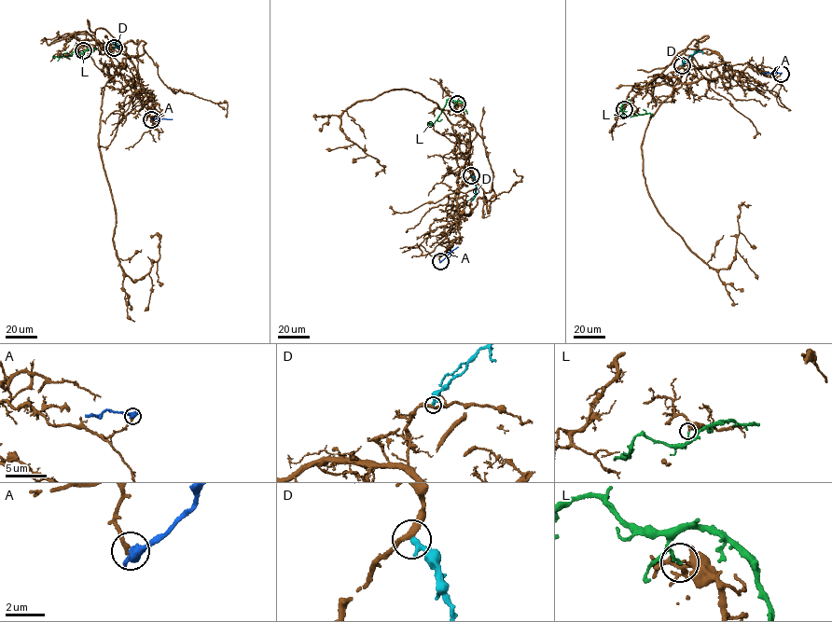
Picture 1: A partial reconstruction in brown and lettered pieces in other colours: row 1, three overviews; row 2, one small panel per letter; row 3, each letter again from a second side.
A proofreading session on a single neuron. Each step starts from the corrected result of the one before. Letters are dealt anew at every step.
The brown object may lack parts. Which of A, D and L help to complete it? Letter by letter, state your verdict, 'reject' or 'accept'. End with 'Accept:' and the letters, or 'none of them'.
A: reject
D: reject
L: reject
Accept: none of them

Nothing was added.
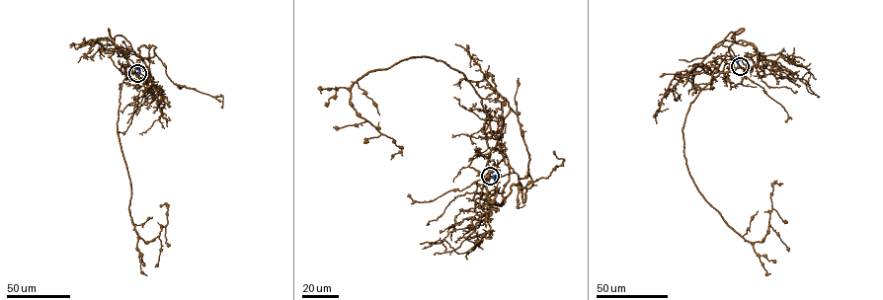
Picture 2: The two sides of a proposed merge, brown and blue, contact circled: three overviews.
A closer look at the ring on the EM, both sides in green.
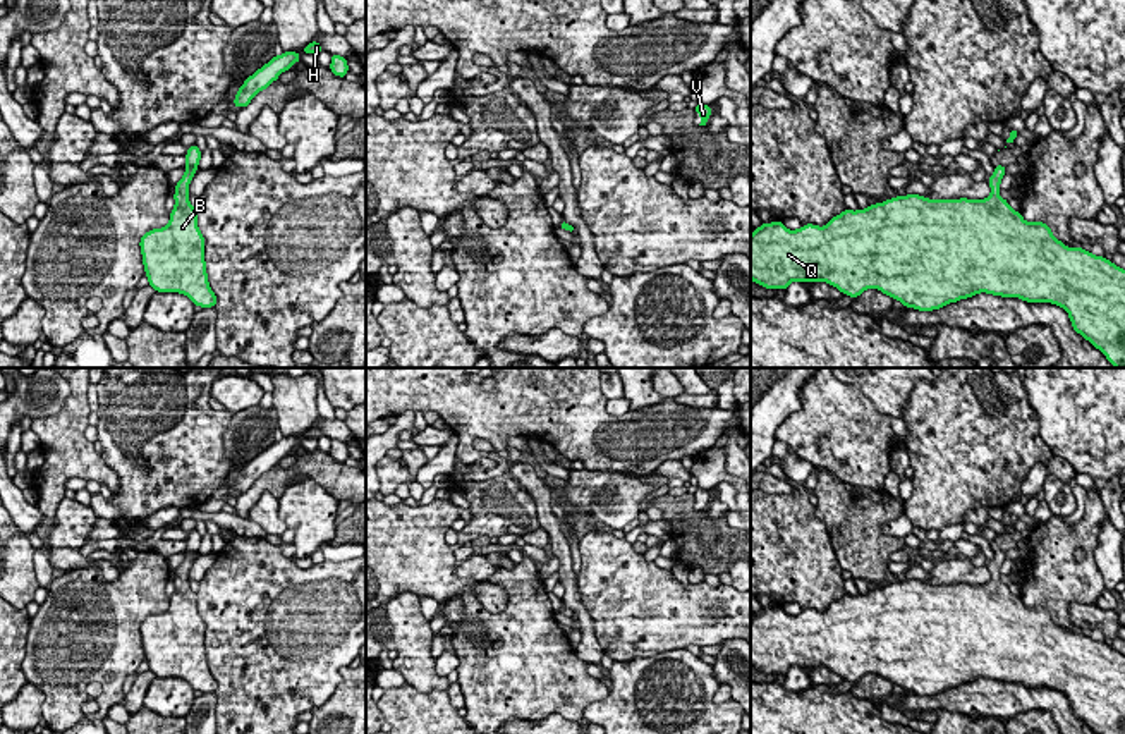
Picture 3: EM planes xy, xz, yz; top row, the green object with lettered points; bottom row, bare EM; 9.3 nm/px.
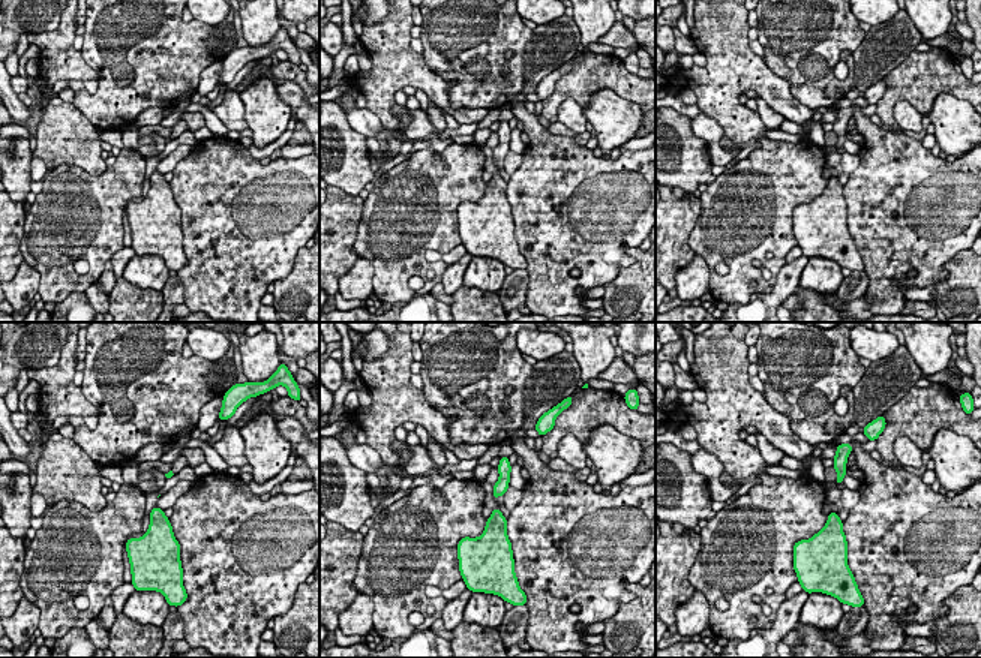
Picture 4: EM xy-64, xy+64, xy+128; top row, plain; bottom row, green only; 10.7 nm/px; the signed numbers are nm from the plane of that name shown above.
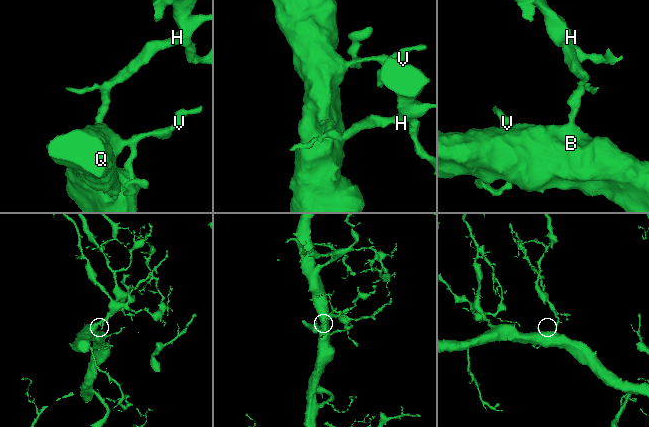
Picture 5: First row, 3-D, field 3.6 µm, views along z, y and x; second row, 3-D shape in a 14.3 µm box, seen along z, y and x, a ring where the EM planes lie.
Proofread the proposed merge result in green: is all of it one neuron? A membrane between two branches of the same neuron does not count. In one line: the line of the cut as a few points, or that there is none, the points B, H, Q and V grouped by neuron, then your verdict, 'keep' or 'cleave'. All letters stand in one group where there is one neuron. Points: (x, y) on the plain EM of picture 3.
cut none; groups B H Q V; keep

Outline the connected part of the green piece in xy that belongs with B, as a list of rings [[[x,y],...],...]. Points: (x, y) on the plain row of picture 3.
[[[192,529],[185,540],[185,559],[175,569],[175,591],[163,614],[148,615],[141,626],[144,658],[156,677],[179,677],[192,689],[213,693],[218,682],[210,672],[204,622],[198,612],[196,593],[189,586],[189,569],[198,557],[201,535]]]

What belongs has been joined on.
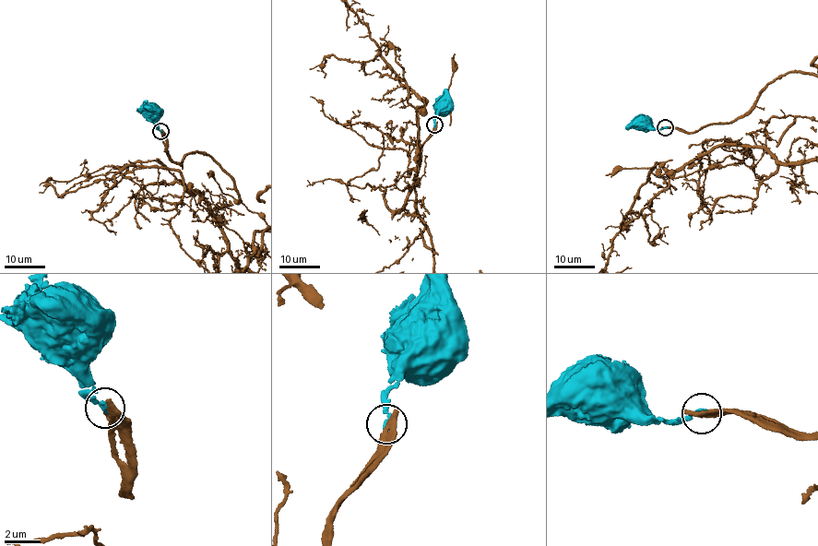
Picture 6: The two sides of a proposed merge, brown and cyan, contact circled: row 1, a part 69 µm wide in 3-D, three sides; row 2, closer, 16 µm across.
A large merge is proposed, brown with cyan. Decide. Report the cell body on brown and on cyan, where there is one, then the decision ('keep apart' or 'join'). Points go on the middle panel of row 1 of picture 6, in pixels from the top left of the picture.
no cell body on brown; cell body of cyan at (443, 107); join

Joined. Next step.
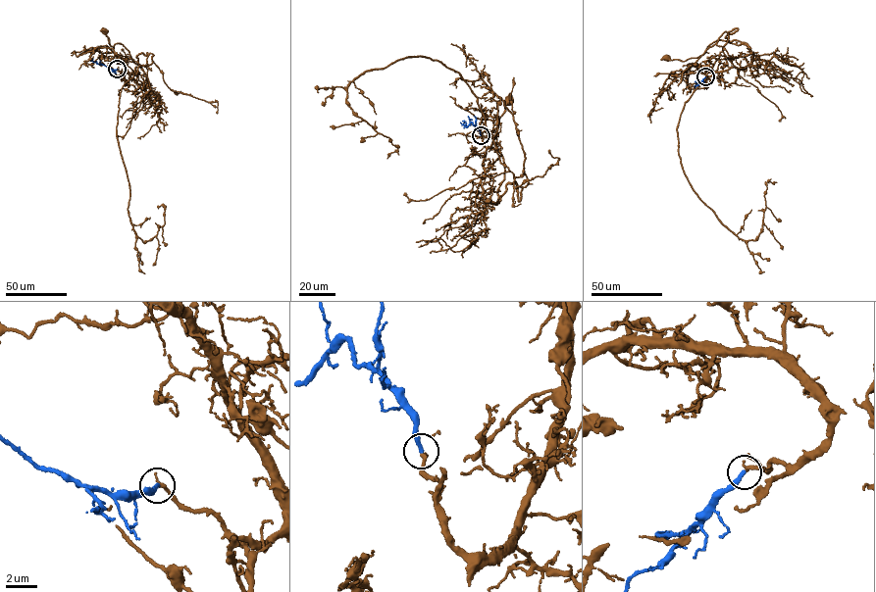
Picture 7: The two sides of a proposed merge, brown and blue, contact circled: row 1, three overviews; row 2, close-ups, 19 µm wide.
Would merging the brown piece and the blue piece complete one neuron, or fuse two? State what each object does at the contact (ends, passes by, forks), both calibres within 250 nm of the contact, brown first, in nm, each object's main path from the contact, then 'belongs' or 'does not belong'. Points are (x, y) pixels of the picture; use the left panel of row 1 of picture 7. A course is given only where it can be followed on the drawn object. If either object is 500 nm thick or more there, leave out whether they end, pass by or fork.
brown ends there; blue ends there; 280 nm thick on the brown side, 280 nm on the other; brown runs (117, 69), (141, 88), (147, 84), (146, 75), (128, 50), (120, 43), (109, 44), (105, 31); blue runs (117, 69), (94, 62), (92, 58); belongs

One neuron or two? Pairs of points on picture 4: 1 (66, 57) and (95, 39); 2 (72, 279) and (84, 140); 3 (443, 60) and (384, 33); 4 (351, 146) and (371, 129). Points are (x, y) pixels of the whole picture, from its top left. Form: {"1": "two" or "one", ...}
{"1": "two", "2": "two", "3": "two", "4": "two"}

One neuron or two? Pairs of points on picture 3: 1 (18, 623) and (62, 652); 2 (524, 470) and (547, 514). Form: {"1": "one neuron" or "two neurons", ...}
{"1": "two neurons", "2": "one neuron"}

